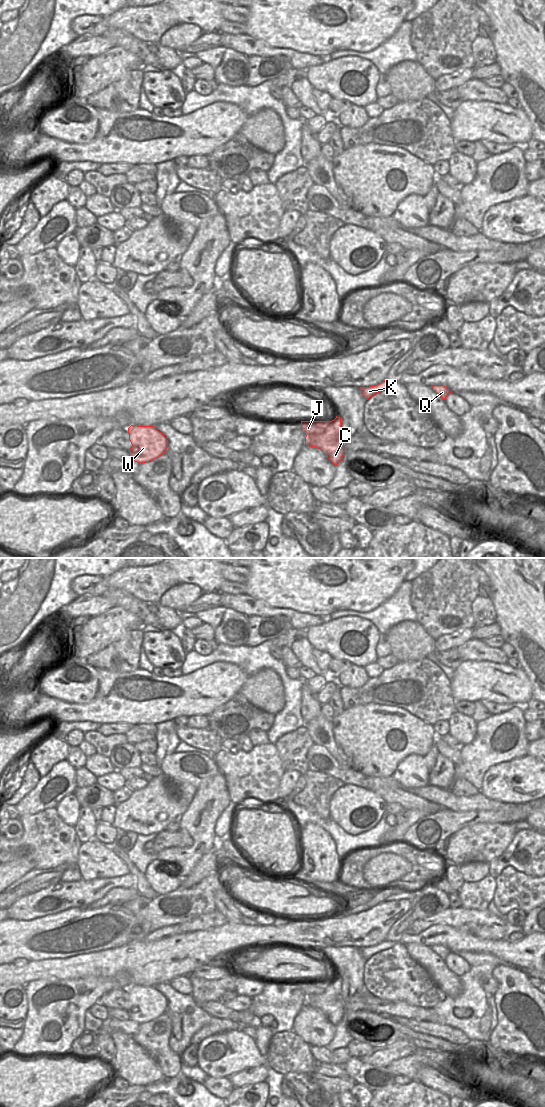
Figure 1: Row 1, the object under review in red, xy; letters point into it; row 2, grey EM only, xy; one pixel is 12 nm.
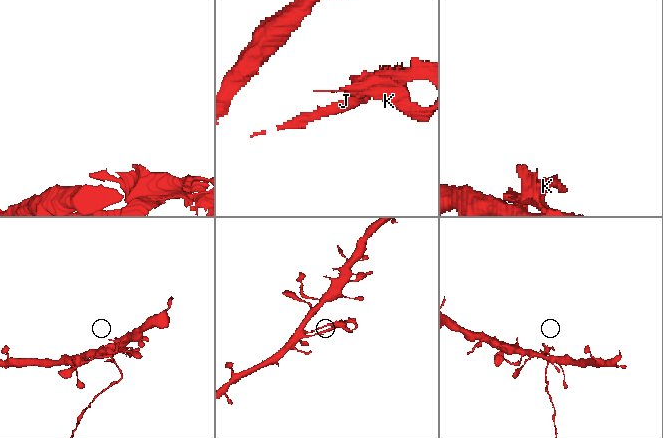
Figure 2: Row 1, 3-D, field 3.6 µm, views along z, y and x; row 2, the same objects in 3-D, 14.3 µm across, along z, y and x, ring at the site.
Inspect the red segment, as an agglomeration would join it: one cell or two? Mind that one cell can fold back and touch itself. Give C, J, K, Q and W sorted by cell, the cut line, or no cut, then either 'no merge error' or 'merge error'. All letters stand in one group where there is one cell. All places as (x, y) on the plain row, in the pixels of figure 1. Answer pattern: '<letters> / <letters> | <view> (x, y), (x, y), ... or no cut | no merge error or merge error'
C K Q / J W | xy (329, 985), (319, 994), (308, 994), (306, 996) | merge error

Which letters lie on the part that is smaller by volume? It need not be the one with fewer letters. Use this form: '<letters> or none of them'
C, K, Q.

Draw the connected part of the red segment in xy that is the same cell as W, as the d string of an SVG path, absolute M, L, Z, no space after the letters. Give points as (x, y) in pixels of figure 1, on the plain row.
M131 985L128 988L132 1004L129 1019L139 1024L152 1021L165 1013L168 1000L154 986Z

